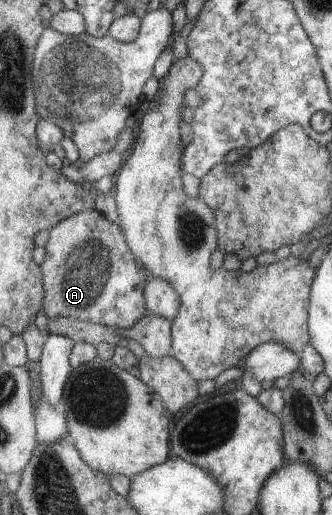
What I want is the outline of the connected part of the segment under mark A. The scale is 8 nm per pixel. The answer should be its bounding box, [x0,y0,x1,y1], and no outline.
[40,210,148,330]

